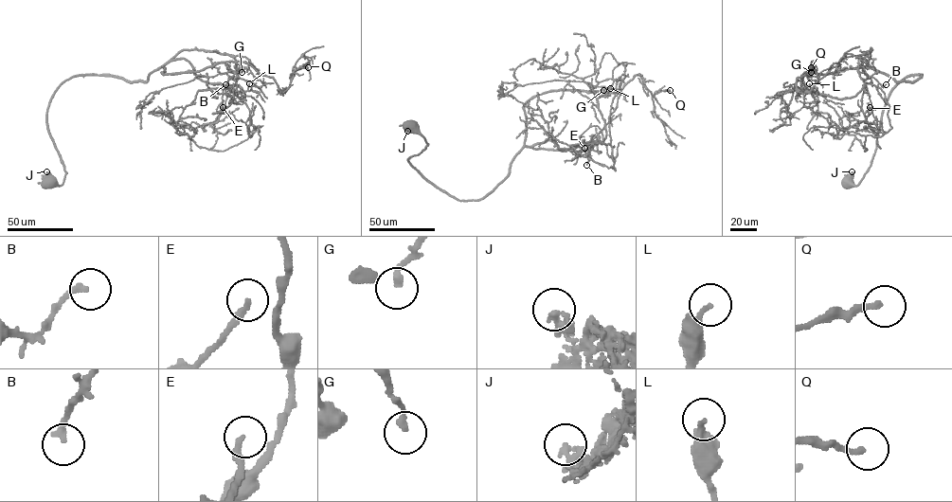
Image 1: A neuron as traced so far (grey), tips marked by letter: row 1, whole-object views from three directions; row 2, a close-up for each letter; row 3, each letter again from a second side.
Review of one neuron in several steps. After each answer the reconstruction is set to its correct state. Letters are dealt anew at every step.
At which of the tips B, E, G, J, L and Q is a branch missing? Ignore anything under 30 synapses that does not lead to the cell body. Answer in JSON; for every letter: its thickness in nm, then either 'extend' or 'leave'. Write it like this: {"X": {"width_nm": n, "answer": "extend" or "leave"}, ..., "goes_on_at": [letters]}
{"B": {"width_nm": 240, "answer": "leave"}, "E": {"width_nm": 180, "answer": "extend"}, "G": {"width_nm": 200, "answer": "leave"}, "J": {"width_nm": 190, "answer": "leave"}, "L": {"width_nm": 240, "answer": "leave"}, "Q": {"width_nm": 200, "answer": "leave"}, "goes_on_at": ["E"]}

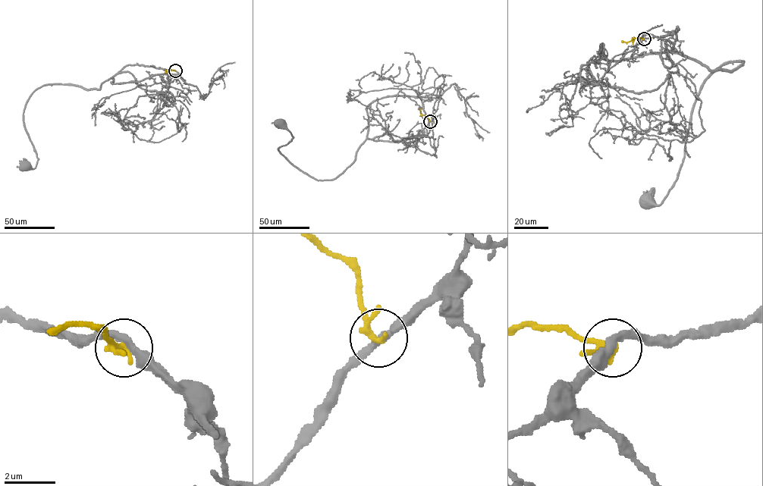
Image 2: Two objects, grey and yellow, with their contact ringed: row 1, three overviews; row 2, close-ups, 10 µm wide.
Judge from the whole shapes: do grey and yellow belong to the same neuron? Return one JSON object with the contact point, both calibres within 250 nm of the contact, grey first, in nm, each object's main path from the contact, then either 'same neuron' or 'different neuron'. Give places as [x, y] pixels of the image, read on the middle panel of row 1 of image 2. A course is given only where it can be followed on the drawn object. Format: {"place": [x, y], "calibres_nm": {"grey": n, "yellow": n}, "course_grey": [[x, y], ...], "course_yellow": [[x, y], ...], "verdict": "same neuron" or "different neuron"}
{"place": [430, 121], "calibres_nm": {"grey": 300, "yellow": 240}, "course_grey": [[430, 121], [409, 139], [367, 139], [354, 161], [329, 180], [310, 177], [279, 152], [293, 138], [277, 121]], "course_yellow": [[430, 121], [420, 113], [420, 108]], "verdict": "different neuron"}

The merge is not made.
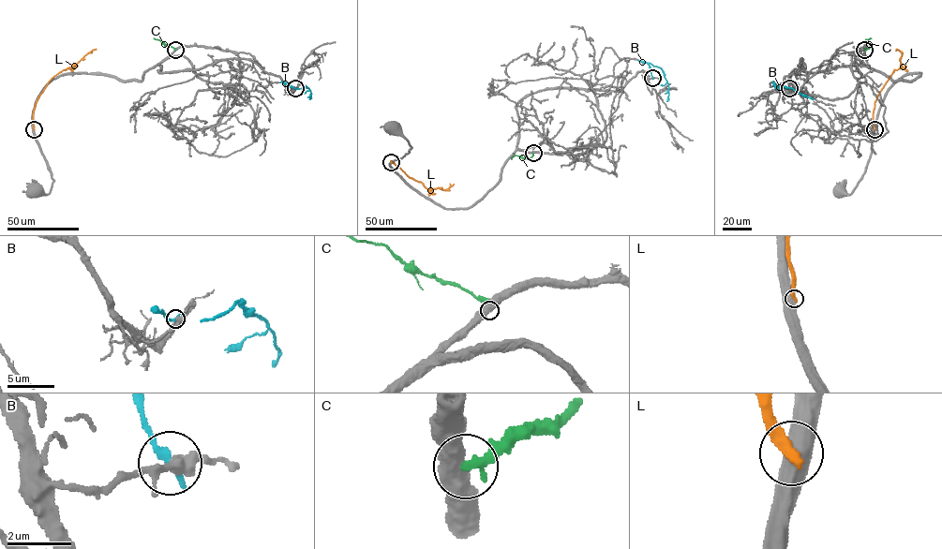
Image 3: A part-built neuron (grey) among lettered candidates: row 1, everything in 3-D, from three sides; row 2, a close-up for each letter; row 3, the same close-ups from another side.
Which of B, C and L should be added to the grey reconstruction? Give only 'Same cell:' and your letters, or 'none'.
Same cell: B

